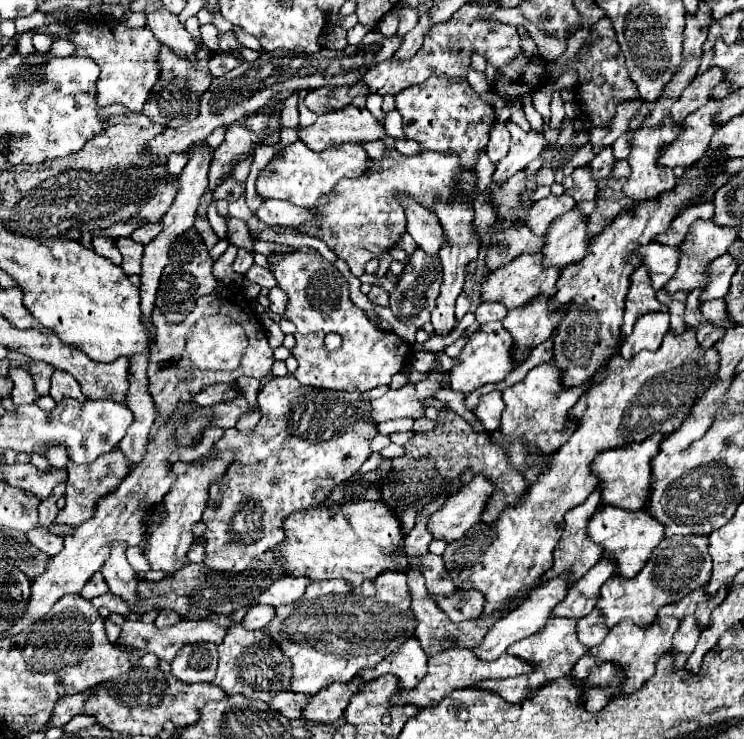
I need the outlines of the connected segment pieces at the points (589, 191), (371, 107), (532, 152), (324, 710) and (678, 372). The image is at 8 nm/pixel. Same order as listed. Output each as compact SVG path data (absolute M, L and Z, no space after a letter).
M590 165L578 167L572 173L572 179L574 179L574 187L572 187L572 191L568 191L568 195L572 195L576 201L594 201L596 199L598 181L592 177Z
M370 93L367 96L366 101L366 108L380 121L380 123L384 124L386 114L382 111L382 102L383 97L375 94Z
M508 119L504 125L510 131L512 141L510 141L508 155L496 165L496 171L492 175L492 179L496 183L504 183L510 175L514 175L516 171L524 169L530 161L534 161L536 157L540 157L540 153L546 147L544 129L542 131L536 131L536 129L524 131L512 119Z
M360 675L352 677L346 683L332 683L324 691L318 691L308 707L304 709L304 719L310 721L338 721L338 717L348 707L352 695L360 691L364 685L364 679Z
M700 287L688 295L686 315L684 315L686 327L694 327L696 331L688 329L682 335L668 331L660 349L654 353L640 351L628 361L622 355L612 357L612 363L608 363L608 375L604 375L604 379L600 379L600 383L594 383L592 389L588 389L586 395L578 399L576 407L572 407L572 415L576 415L580 419L580 425L578 425L576 433L556 451L550 471L540 475L538 483L530 485L528 499L524 499L524 503L516 503L516 507L508 507L508 511L504 511L504 515L500 515L500 521L496 521L494 527L478 527L476 525L476 527L472 527L472 531L468 531L464 537L456 539L456 541L448 543L442 539L434 539L430 543L428 549L432 553L438 553L438 555L444 553L442 559L444 559L444 563L452 575L452 581L458 589L476 589L476 591L484 593L484 597L488 599L488 607L484 607L484 615L492 613L494 609L502 609L506 605L506 601L512 601L514 597L522 597L526 593L526 589L534 587L536 579L540 579L548 571L548 567L552 567L552 559L554 559L552 551L560 541L566 511L584 503L584 499L598 487L598 477L590 469L594 457L602 451L616 449L616 447L628 445L632 441L640 443L646 437L650 437L652 433L676 431L684 423L684 419L690 415L690 409L694 407L694 403L716 381L718 349L710 347L710 345L720 341L724 337L726 329L716 327L716 325L702 319L702 311L700 311L700 305L702 305L700 293L702 291L704 289Z

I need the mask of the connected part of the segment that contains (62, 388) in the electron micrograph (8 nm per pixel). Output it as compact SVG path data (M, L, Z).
M54 371L52 375L52 387L50 387L50 395L56 403L64 401L64 399L78 399L78 401L84 401L86 395L82 393L78 381L68 375L68 371Z

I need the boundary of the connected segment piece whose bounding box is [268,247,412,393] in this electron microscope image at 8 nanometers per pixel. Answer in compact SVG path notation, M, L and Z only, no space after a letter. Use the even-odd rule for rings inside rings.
M300 247L292 253L268 255L268 267L288 295L288 309L284 317L296 325L296 345L292 349L292 357L298 361L294 375L300 383L364 393L378 385L388 385L392 375L400 371L406 361L410 361L410 345L394 333L386 333L376 327L366 313L350 301L346 279L340 271L336 275L336 267L316 249ZM328 333L342 335L344 345L338 351L324 349L324 337Z

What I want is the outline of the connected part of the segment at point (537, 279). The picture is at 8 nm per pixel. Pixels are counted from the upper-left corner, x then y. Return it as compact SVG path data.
M534 253L534 255L520 255L516 257L512 263L492 271L484 285L482 285L482 297L486 301L502 301L508 309L516 309L526 305L530 299L534 299L536 295L554 295L556 293L556 281L560 277L562 269L560 267L544 267L542 265L542 253Z

